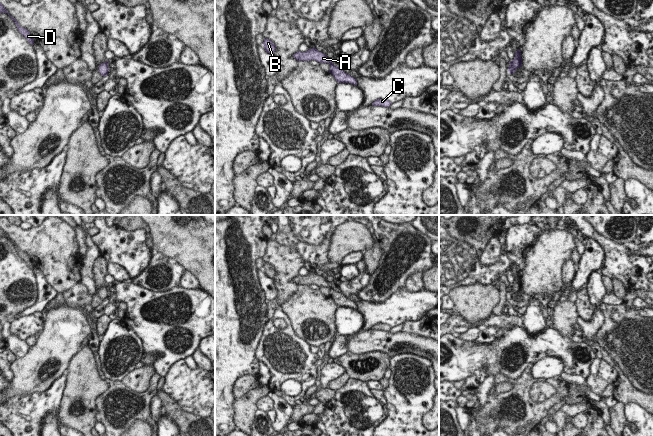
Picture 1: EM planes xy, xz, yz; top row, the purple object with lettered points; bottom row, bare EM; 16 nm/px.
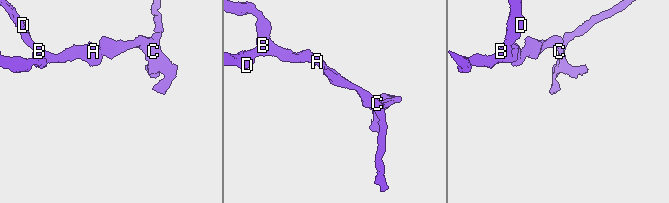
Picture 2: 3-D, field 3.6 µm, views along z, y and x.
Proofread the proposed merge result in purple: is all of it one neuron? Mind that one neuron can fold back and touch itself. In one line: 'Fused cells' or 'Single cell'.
Single cell.

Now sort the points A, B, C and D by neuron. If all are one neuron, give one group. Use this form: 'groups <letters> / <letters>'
groups A B C D

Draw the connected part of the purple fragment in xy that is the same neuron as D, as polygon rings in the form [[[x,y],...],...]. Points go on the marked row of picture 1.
[[[0,2],[0,13],[7,13],[11,17],[11,19],[15,22],[19,32],[28,40],[29,44],[34,45],[34,39],[31,37],[30,32],[27,29],[19,26],[17,20],[9,14],[9,12],[5,9],[5,7],[1,4],[1,2]]]

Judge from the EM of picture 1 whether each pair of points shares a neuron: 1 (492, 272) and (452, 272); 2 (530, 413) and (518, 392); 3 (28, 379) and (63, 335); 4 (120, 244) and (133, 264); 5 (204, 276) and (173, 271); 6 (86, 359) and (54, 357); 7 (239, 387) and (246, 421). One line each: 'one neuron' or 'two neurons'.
1: one neuron
2: one neuron
3: one neuron
4: one neuron
5: two neurons
6: two neurons
7: two neurons

